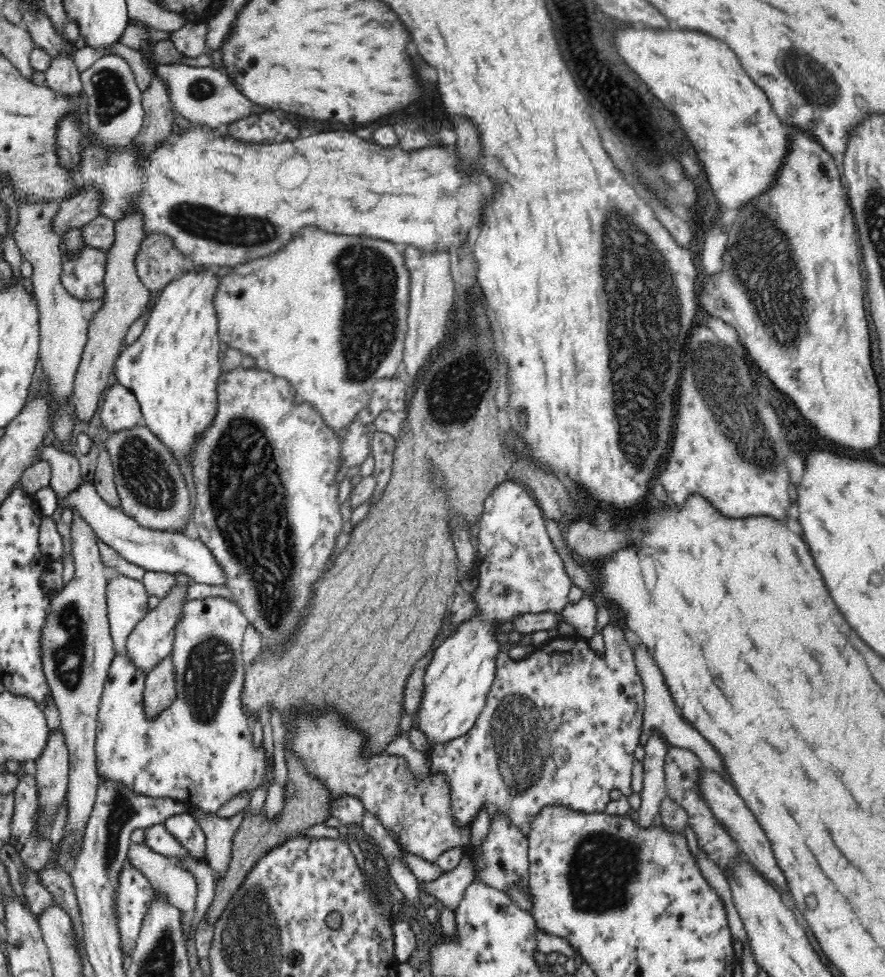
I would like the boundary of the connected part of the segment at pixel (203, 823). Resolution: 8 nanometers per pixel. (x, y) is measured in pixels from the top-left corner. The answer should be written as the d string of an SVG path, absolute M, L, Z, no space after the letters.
M200 808L188 809L188 815L196 819L206 835L206 850L209 866L216 877L224 877L228 871L228 856L232 854L232 838L242 822L243 814L220 818L216 813L208 813Z

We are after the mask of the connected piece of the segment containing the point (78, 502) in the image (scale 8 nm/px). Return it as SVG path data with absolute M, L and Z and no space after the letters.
M82 481L77 491L72 491L63 500L58 501L58 495L48 486L37 490L35 502L42 516L52 516L58 506L65 515L75 508L83 519L94 529L97 537L126 558L128 562L142 566L146 571L170 572L170 574L188 574L194 582L212 584L212 586L226 586L227 574L223 566L218 564L210 549L199 538L192 539L184 533L160 531L144 528L133 518L130 518L120 508L110 506L98 493L95 485L89 481Z

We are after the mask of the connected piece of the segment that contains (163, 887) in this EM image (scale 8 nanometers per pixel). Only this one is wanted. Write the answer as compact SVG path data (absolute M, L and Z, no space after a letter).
M135 842L128 844L127 860L130 865L148 878L153 888L163 892L176 908L181 908L183 932L190 932L190 920L194 916L194 906L196 906L196 878L191 872L179 868L178 865L172 865L168 857L154 852L149 846Z

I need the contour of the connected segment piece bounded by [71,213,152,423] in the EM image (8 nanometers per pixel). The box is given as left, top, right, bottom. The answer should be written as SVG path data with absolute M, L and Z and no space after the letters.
M130 213L115 224L115 241L112 248L107 250L108 268L104 282L106 296L103 297L103 307L96 311L94 320L89 323L87 343L75 374L71 403L78 422L88 423L96 414L98 402L103 398L104 390L108 386L114 360L124 348L122 339L131 324L146 310L152 297L152 292L144 287L135 268L136 252L144 237L142 217L136 213Z

